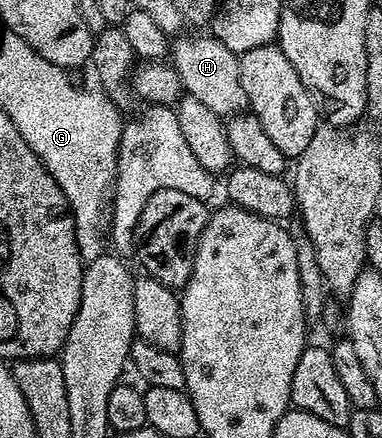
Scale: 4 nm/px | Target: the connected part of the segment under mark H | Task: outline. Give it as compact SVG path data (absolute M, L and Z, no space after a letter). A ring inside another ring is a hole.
M181 33L171 43L171 66L177 71L184 87L184 94L195 97L195 101L203 101L207 109L211 109L216 115L222 117L232 116L234 113L241 113L248 108L247 93L243 91L241 80L241 60L238 52L227 49L218 39L206 37L200 39L197 35L185 35Z

